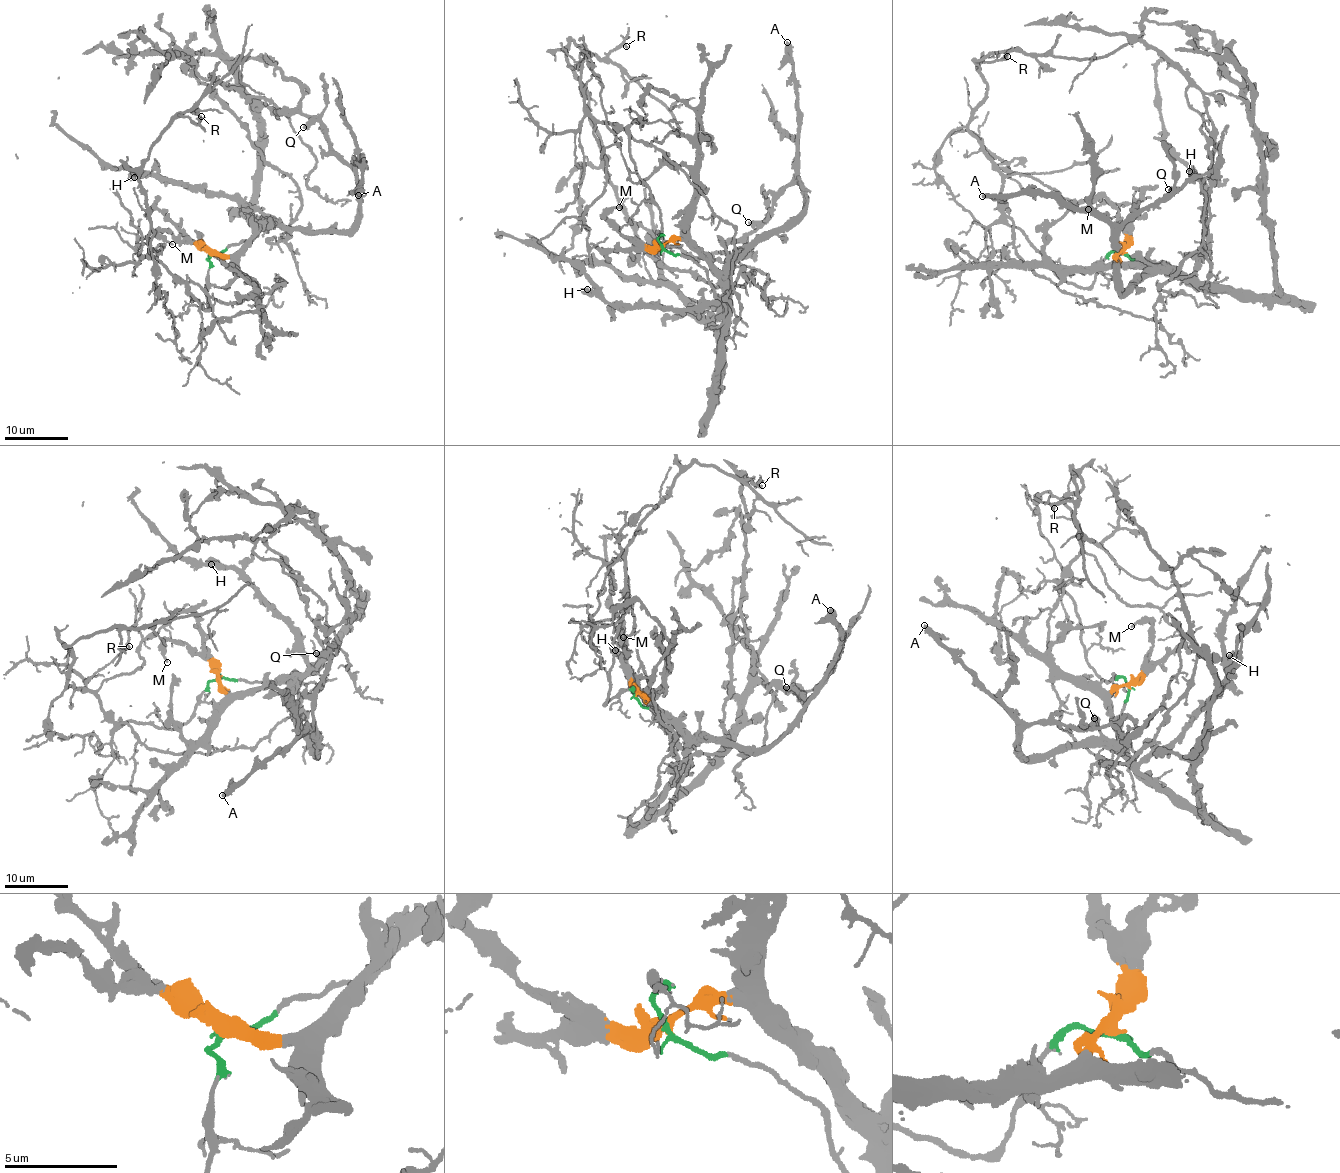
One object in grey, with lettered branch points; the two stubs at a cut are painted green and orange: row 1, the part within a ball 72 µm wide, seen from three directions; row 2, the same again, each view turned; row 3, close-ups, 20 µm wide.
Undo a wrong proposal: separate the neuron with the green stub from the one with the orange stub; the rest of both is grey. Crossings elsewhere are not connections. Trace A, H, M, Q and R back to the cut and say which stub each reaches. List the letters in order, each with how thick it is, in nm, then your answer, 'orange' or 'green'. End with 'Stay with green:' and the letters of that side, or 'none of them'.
A: 380 nm | orange
H: 440 nm | orange
M: 150 nm | orange
Q: 360 nm | orange
R: 120 nm | green
Stay with green: R

